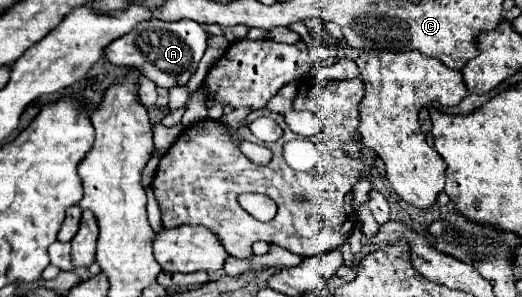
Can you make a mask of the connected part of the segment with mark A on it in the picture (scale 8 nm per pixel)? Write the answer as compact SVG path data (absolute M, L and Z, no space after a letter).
M150 19L142 21L136 29L126 33L124 37L112 41L104 49L104 59L120 65L120 67L136 67L144 73L144 77L152 79L158 87L172 89L186 85L188 79L196 73L196 67L206 51L208 35L196 21L180 19L180 21L160 21Z

